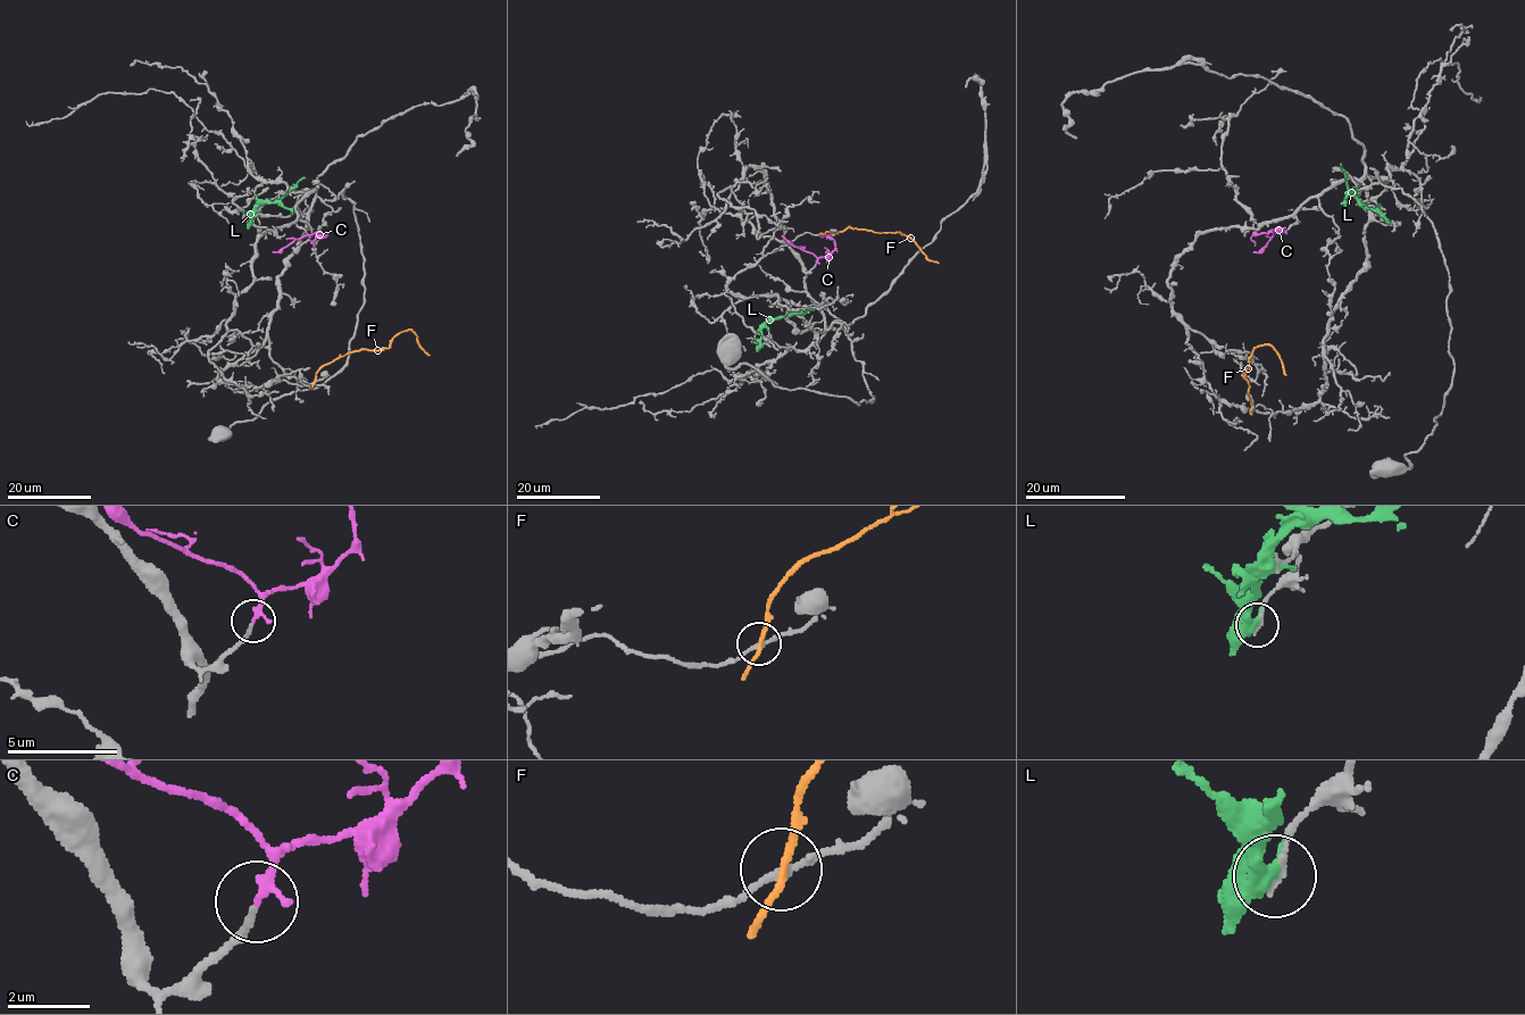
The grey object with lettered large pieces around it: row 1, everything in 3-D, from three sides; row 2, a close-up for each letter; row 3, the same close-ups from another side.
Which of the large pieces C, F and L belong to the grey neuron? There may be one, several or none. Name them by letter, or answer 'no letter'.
C

